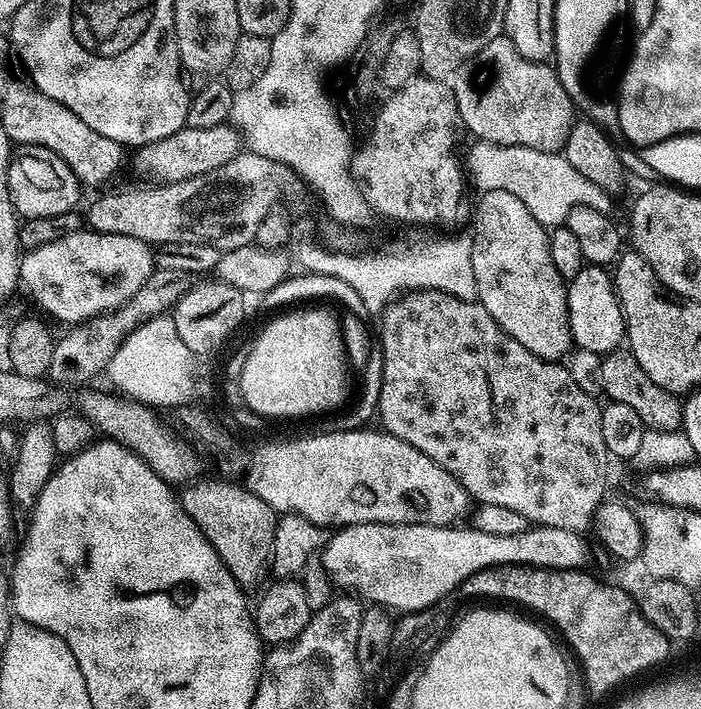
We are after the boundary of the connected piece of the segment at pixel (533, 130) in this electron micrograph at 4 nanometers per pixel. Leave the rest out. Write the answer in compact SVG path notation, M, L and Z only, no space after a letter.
M505 35L494 38L494 42L486 42L482 50L472 57L459 72L455 73L454 91L456 105L460 110L460 121L476 135L475 139L490 144L506 146L526 146L543 152L560 152L566 146L566 138L570 138L572 125L578 119L578 108L572 95L562 86L559 71L551 63L522 58Z

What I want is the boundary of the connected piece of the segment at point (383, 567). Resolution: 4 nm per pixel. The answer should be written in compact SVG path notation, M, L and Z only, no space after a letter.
M346 524L343 528L335 529L329 535L327 543L322 549L322 559L324 568L328 571L333 585L340 590L351 590L361 601L372 606L383 606L385 609L393 610L397 608L400 614L415 614L431 609L431 604L436 604L439 600L444 600L452 591L459 589L474 574L486 570L490 566L530 566L531 568L575 568L584 570L588 565L588 544L585 537L574 530L558 530L558 526L542 526L541 524L530 526L518 534L486 534L478 530L475 526L460 528L461 526L445 526L443 524Z

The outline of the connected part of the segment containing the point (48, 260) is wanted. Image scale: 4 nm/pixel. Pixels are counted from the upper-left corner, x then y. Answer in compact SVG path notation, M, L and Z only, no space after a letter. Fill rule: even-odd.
M71 232L66 238L58 238L58 242L27 249L20 258L19 283L36 299L41 313L49 312L64 326L81 324L102 312L120 308L142 290L154 271L152 252L146 242L122 234Z

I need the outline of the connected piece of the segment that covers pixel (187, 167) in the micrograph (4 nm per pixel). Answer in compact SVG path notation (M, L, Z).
M231 123L205 128L179 128L170 138L158 138L158 142L143 144L135 149L130 156L132 172L137 181L148 186L158 184L173 184L186 178L198 178L198 174L210 174L210 170L218 170L218 166L226 166L230 158L242 151L242 141L239 132Z

